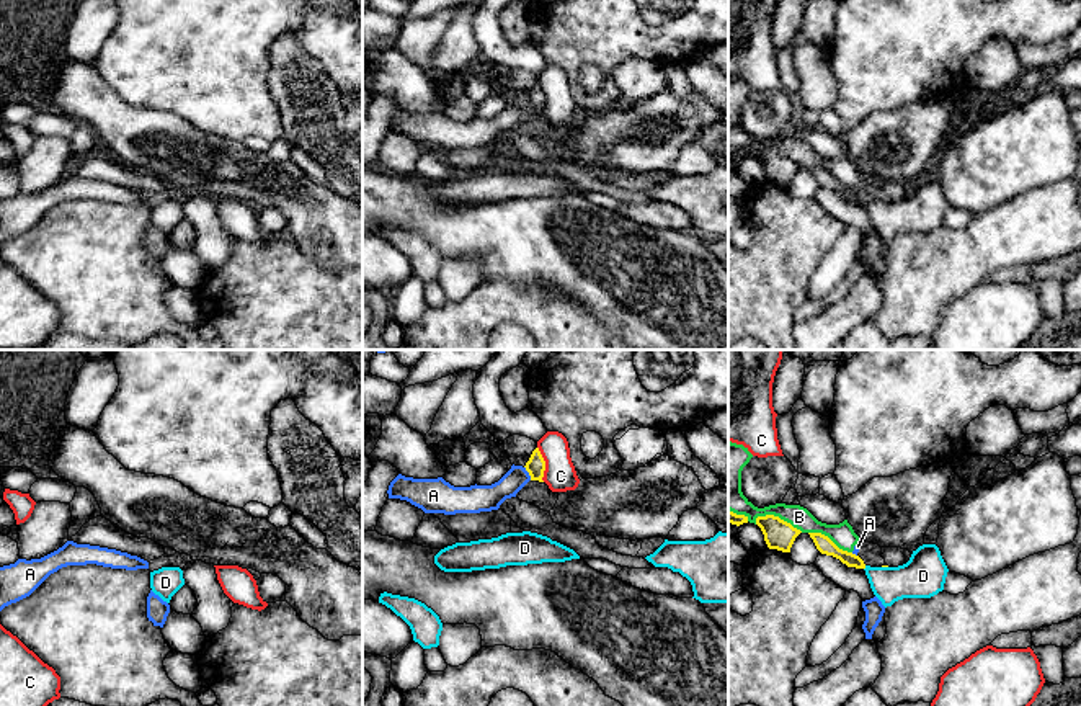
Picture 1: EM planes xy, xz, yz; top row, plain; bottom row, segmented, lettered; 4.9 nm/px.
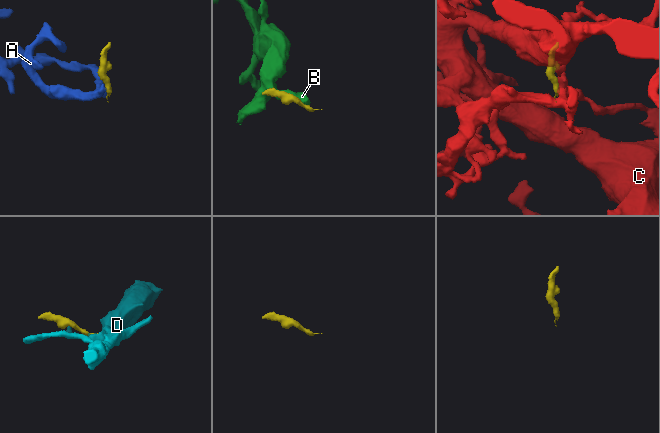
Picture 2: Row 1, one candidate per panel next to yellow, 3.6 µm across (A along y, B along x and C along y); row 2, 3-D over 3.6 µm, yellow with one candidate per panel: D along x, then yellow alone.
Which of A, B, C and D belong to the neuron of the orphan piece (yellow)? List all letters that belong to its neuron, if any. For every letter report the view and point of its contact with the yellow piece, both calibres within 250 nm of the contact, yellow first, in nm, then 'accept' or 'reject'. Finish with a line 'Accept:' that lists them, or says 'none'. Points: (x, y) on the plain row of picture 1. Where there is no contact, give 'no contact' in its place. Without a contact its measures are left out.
A: meets yellow in xz at (528, 105); 90 nm thick on the yellow side, 130 nm on the other; reject
B: meets yellow in yz at (778, 151); 150 nm thick on the yellow side, 120 nm on the other; reject
C: meets yellow in xz at (544, 98); 90 nm thick on the yellow side, 160 nm on the other; reject
D: meets yellow in yz at (885, 200); 20 nm thick on the yellow side, 220 nm on the other; accept
Accept: D

